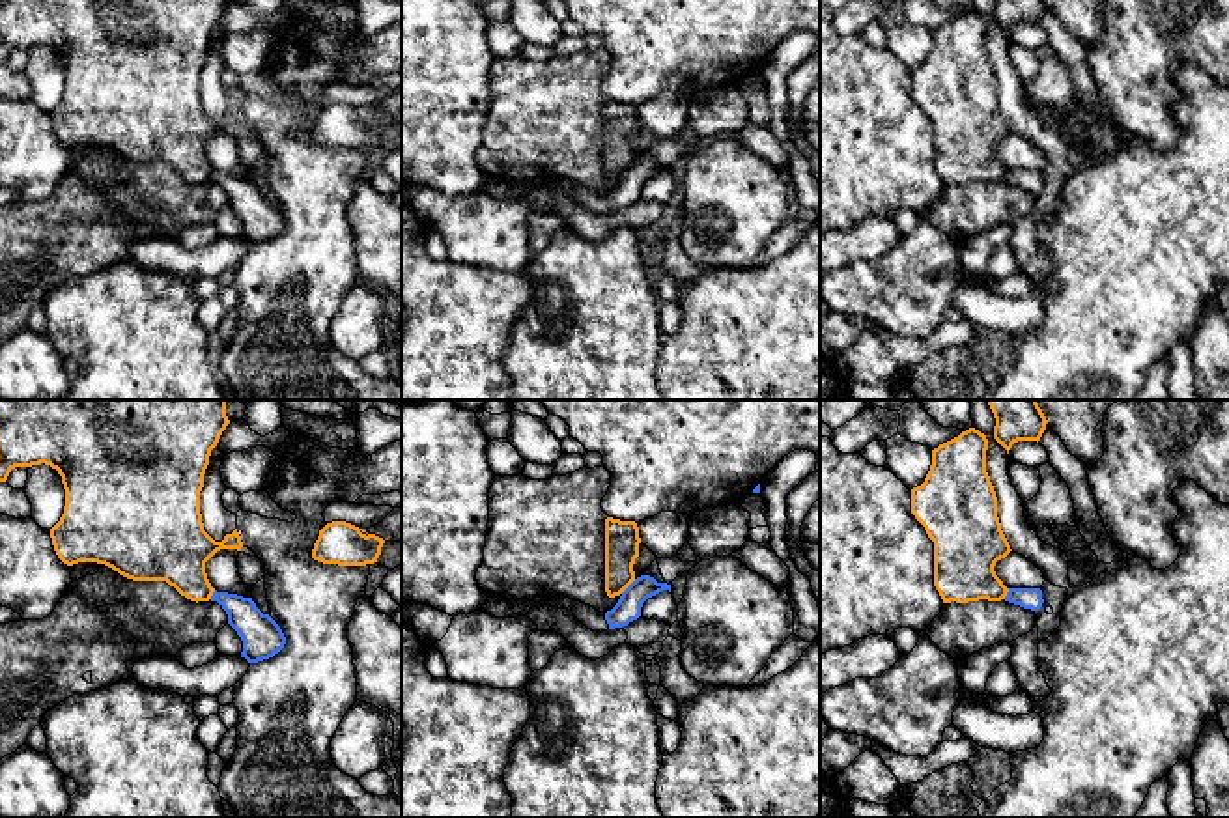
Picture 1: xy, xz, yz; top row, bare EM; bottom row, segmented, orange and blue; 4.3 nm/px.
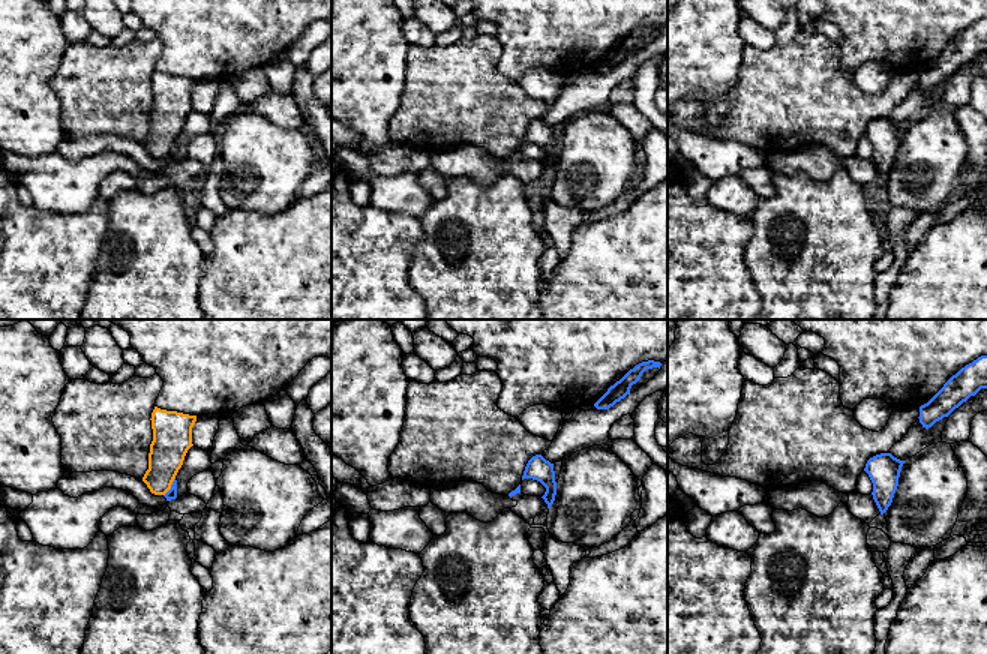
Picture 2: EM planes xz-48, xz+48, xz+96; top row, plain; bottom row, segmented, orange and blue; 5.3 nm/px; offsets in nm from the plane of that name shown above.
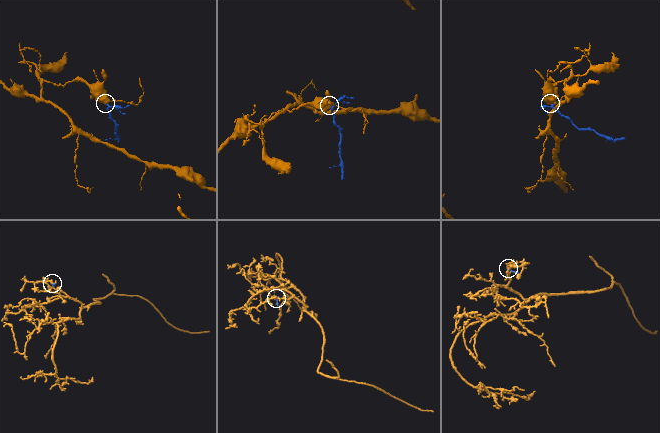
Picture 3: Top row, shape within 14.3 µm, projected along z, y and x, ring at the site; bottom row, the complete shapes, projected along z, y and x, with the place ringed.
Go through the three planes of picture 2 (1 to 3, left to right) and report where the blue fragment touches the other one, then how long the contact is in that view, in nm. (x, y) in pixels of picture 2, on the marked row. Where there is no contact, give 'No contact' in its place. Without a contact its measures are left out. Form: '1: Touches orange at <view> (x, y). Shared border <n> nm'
1: Touches orange at xz-48 (170, 486). Shared border 120 nm
2: No contact
3: No contact

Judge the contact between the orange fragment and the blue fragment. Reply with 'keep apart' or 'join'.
keep apart

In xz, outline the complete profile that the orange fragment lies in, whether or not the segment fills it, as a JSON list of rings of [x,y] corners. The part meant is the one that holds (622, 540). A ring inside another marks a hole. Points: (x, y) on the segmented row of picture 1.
[[[605,519],[605,592],[620,596],[633,581],[639,557],[639,527],[635,521]]]

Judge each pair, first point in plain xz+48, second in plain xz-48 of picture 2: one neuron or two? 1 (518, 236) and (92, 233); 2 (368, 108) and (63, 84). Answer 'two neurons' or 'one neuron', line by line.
1: two neurons
2: two neurons

